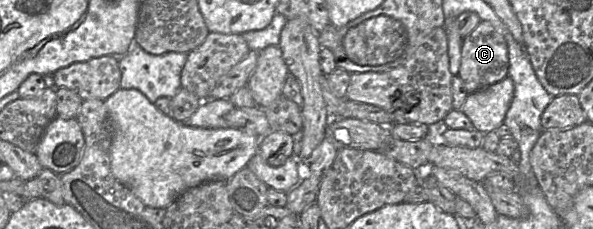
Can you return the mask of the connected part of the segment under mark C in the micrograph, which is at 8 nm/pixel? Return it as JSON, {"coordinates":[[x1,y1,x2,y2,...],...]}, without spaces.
{"coordinates":[[481,21,463,39,459,77,468,94,493,85,508,75,509,59,505,38,488,21]]}

